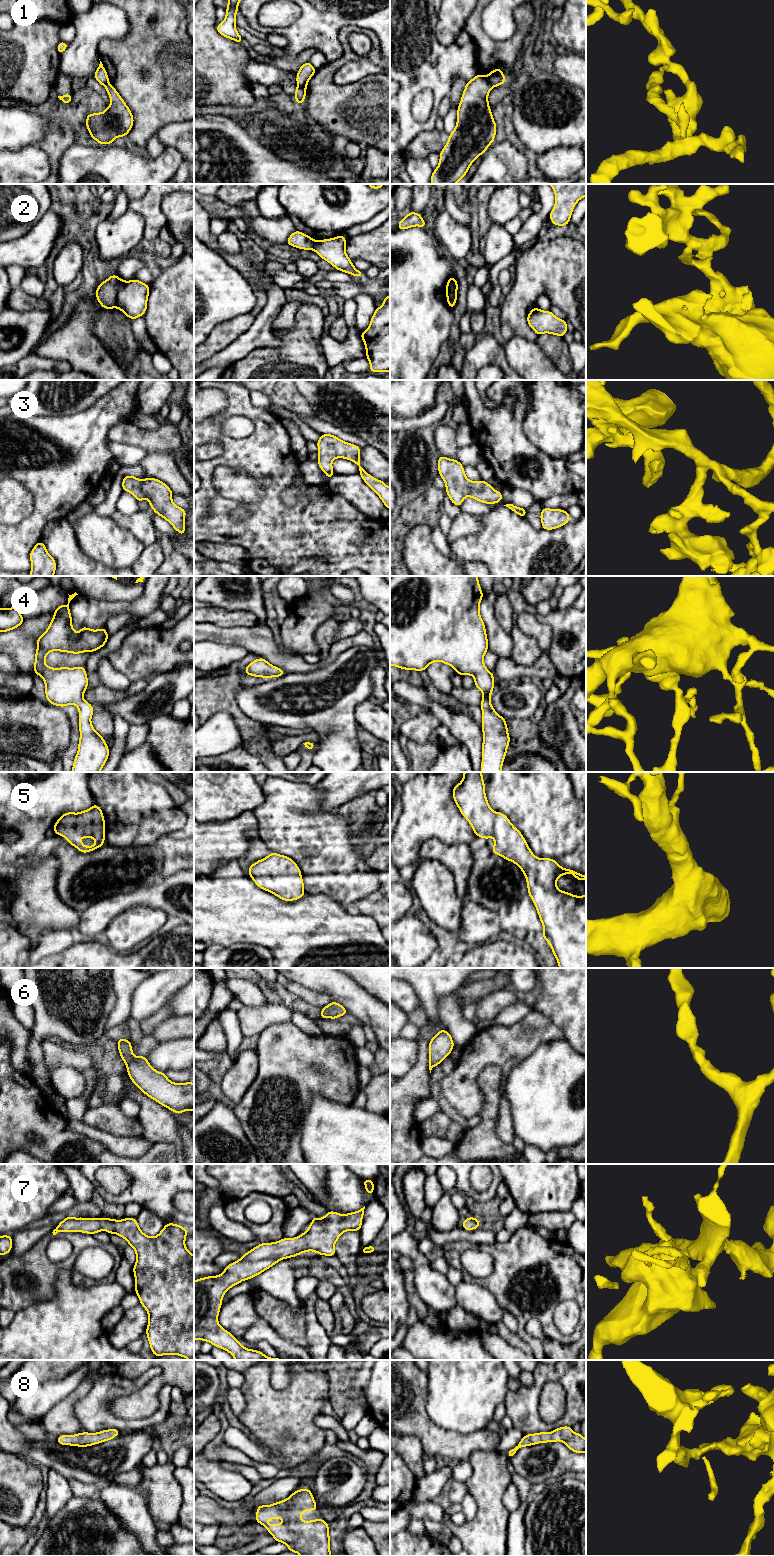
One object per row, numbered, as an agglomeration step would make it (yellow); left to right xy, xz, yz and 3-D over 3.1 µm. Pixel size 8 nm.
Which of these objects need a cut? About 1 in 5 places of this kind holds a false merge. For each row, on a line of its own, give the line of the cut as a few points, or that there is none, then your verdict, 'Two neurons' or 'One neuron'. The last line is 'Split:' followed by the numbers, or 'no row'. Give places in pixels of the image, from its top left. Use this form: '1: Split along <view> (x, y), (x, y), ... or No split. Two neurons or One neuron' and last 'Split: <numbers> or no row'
1: Split along yz (486, 77), (493, 86). Two neurons
2: Split along xy (120, 279), (116, 306). Two neurons
3: No split. One neuron
4: No split. One neuron
5: No split. One neuron
6: No split. One neuron
7: No split. One neuron
8: No split. One neuron
Split: 1, 2

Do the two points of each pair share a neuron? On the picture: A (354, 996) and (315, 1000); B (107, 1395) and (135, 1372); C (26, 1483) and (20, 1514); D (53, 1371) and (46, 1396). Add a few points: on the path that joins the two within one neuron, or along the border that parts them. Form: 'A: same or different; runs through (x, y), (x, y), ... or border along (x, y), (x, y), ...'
A: different; border along (309, 988), (326, 993), (332, 1000)
B: different; border along (147, 1370), (135, 1378), (122, 1377), (115, 1372)
C: same; runs through (20, 1491), (20, 1506)
D: different; border along (73, 1370), (60, 1378), (52, 1378), (41, 1384)

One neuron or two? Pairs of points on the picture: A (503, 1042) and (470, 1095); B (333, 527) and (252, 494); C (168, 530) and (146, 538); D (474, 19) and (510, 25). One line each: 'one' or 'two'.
A: one
B: two
C: two
D: two

